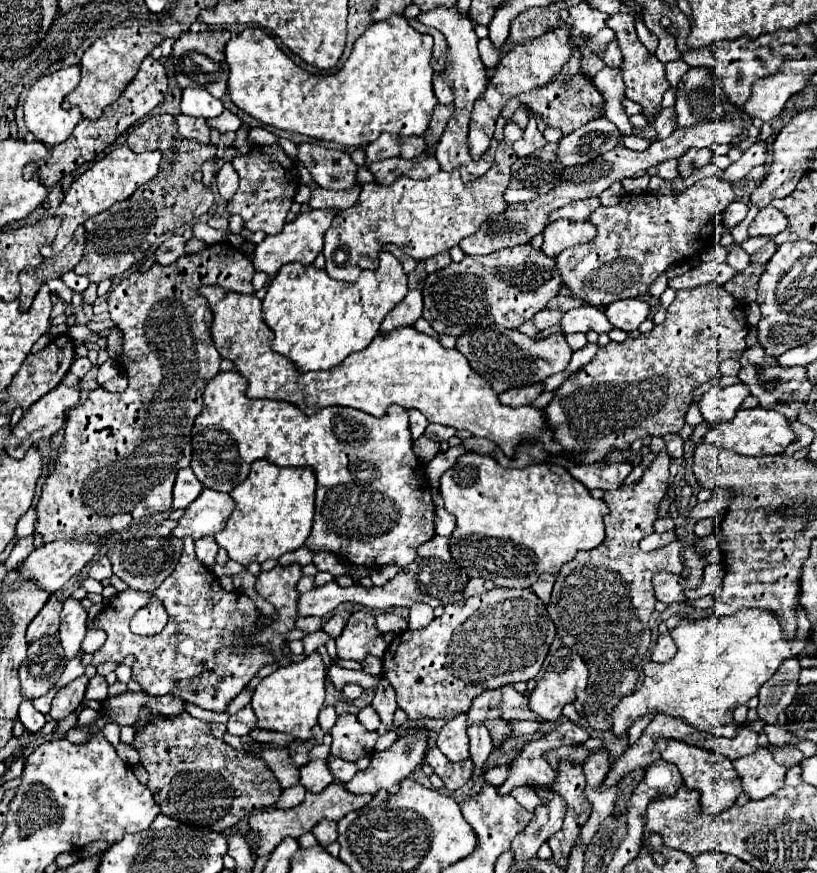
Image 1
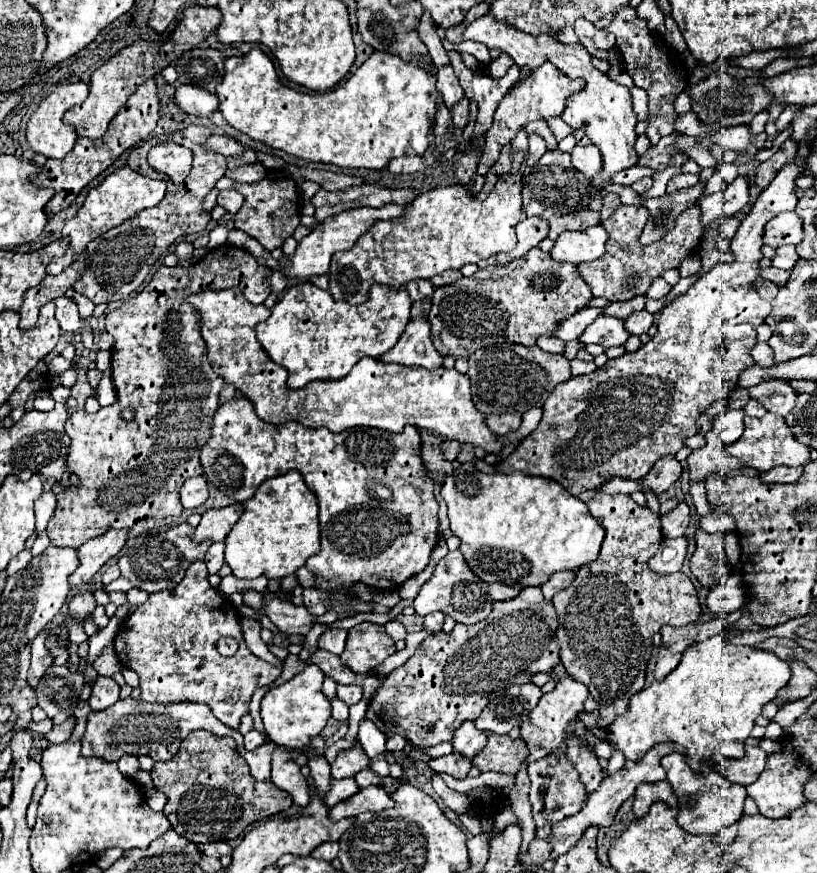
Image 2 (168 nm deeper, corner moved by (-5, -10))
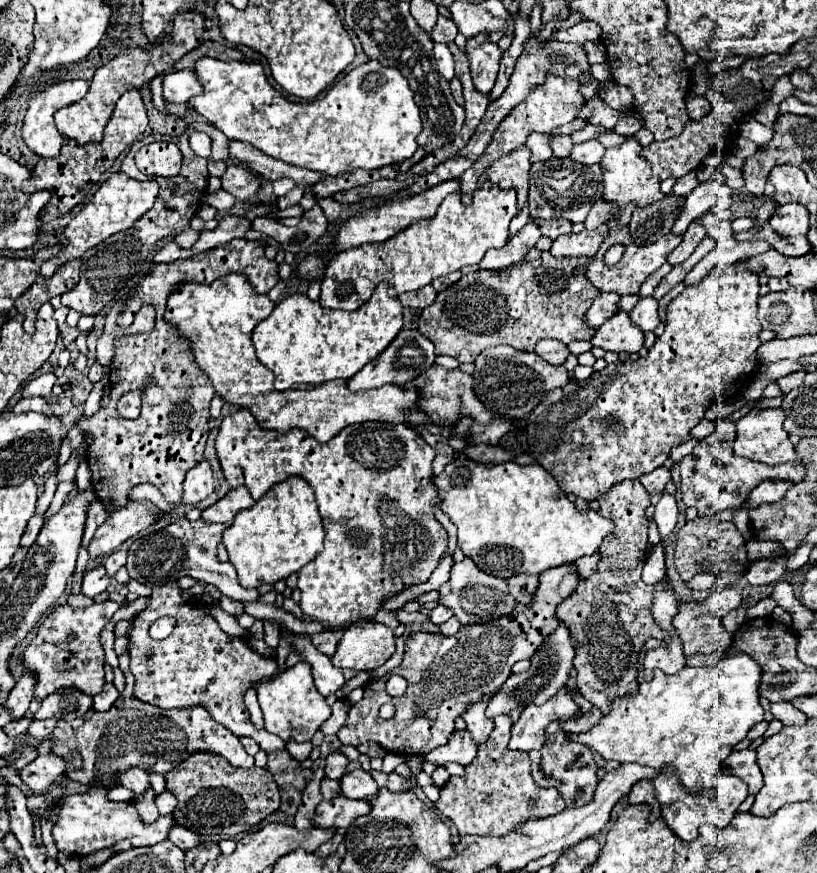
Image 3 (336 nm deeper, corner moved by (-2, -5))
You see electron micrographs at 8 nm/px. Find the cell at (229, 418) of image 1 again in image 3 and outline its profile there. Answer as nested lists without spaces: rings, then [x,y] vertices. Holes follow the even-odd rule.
[[[239,410],[235,412],[233,416],[227,416],[221,424],[221,430],[219,430],[219,436],[217,436],[217,456],[221,460],[221,468],[225,472],[225,478],[229,482],[231,488],[237,488],[237,486],[247,486],[247,490],[251,492],[251,498],[253,500],[259,500],[263,498],[275,484],[279,482],[285,482],[287,478],[291,476],[301,476],[303,480],[307,480],[311,484],[311,488],[315,490],[315,496],[317,496],[317,504],[319,504],[319,512],[323,516],[323,526],[325,526],[325,548],[323,552],[313,560],[309,562],[307,566],[301,568],[301,572],[297,574],[299,576],[299,590],[301,590],[301,610],[305,616],[309,616],[311,620],[317,620],[323,624],[323,630],[327,632],[333,632],[337,628],[347,628],[351,626],[355,620],[361,620],[361,618],[375,618],[375,614],[381,610],[383,602],[397,596],[399,592],[403,592],[405,588],[409,586],[415,586],[415,584],[421,584],[421,582],[427,582],[429,576],[433,574],[433,570],[439,566],[441,558],[445,556],[445,550],[447,550],[447,530],[441,526],[441,522],[435,518],[435,512],[433,508],[439,506],[441,498],[439,498],[439,492],[435,488],[435,482],[433,482],[433,458],[435,458],[435,450],[425,444],[425,440],[409,426],[409,424],[377,424],[377,422],[363,422],[363,424],[351,424],[347,428],[341,430],[341,434],[337,434],[333,440],[321,444],[317,442],[313,436],[309,436],[307,432],[299,430],[299,428],[293,428],[285,434],[281,432],[275,432],[275,430],[263,430],[253,414],[249,410]]]

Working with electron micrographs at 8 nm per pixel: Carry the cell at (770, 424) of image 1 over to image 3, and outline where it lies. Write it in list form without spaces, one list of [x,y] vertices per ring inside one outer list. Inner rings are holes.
[[[753,408],[737,422],[737,438],[735,438],[735,454],[757,460],[763,464],[785,464],[785,462],[801,462],[795,454],[795,448],[789,440],[789,434],[783,430],[783,410],[781,408]]]

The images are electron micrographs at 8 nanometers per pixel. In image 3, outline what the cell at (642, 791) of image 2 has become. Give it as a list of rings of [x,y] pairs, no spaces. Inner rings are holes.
[[[639,780],[633,784],[633,788],[629,792],[629,804],[647,804],[651,808],[649,820],[657,820],[661,816],[661,806],[655,798],[651,780]]]

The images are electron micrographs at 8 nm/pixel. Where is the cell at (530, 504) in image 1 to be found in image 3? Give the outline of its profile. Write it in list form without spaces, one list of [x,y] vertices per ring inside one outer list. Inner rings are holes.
[[[457,456],[455,462],[447,464],[445,470],[435,476],[435,486],[441,492],[441,510],[457,526],[459,548],[467,558],[471,558],[479,570],[511,578],[515,574],[541,574],[549,568],[575,562],[581,556],[591,556],[597,552],[603,538],[613,530],[613,522],[601,514],[589,510],[579,512],[567,494],[557,486],[555,478],[539,464],[519,466],[515,462],[505,462],[497,466],[475,464],[469,458]]]

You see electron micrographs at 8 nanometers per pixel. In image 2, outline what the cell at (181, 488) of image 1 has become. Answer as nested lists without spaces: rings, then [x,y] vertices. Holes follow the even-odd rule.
[[[194,477],[188,479],[182,487],[180,487],[180,499],[184,509],[196,509],[200,507],[206,499],[208,499],[208,485],[204,477]]]

